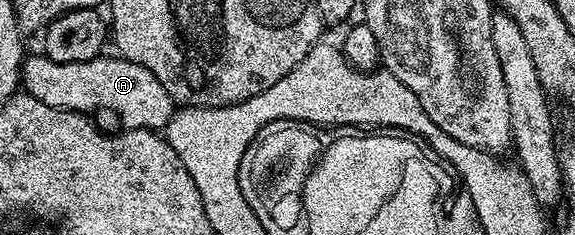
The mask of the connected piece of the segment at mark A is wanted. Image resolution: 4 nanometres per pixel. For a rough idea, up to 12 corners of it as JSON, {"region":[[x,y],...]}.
{"region":[[29,55],[22,88],[51,108],[109,108],[160,130],[171,94],[138,62]]}

